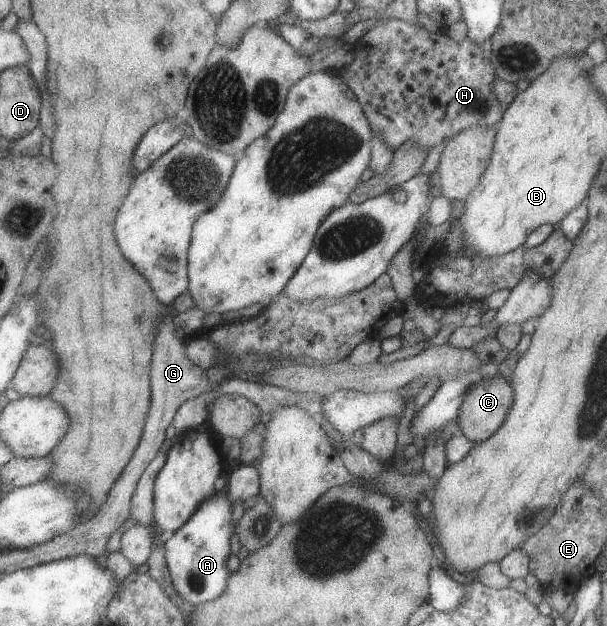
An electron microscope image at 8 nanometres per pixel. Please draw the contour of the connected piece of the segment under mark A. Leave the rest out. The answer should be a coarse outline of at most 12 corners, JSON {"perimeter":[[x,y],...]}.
{"perimeter":[[221,489],[163,546],[181,601],[227,591],[233,503]]}

